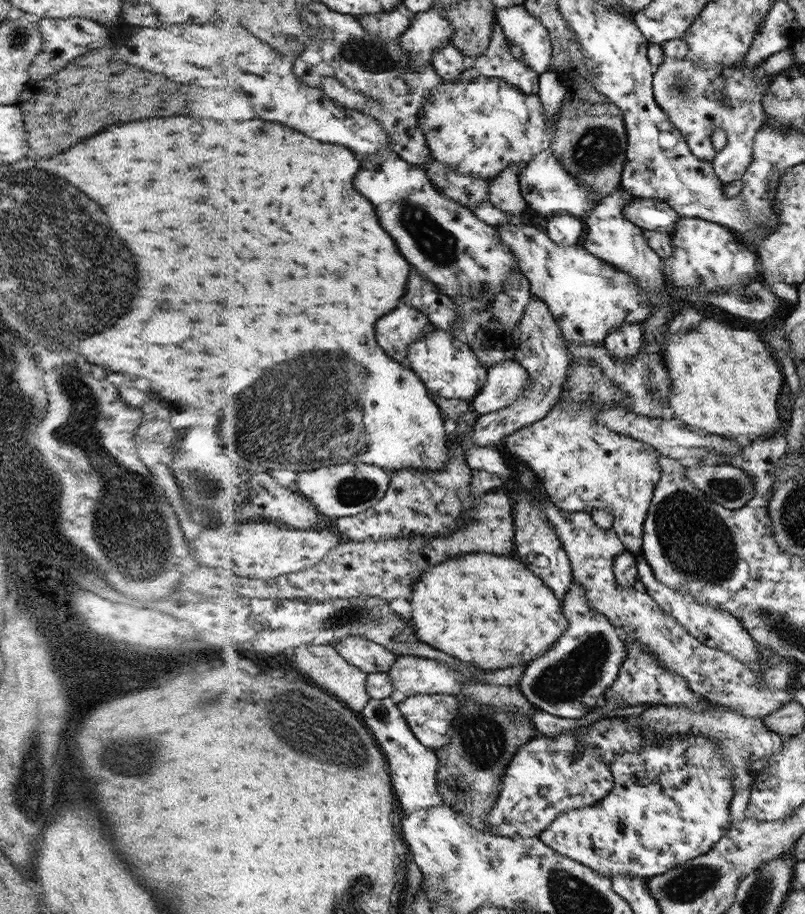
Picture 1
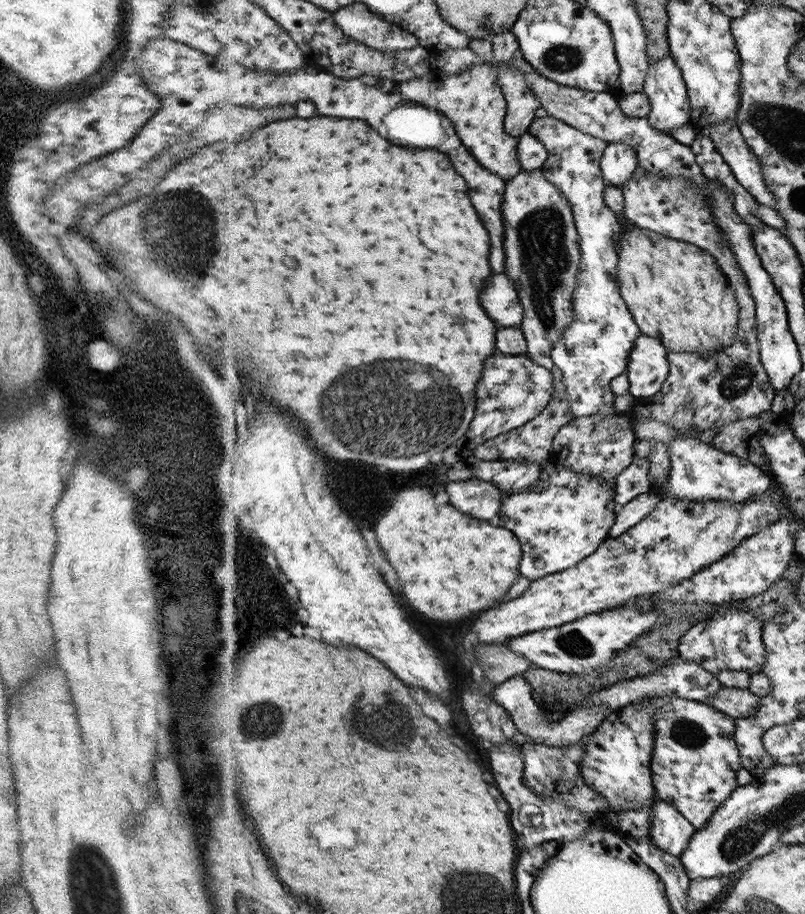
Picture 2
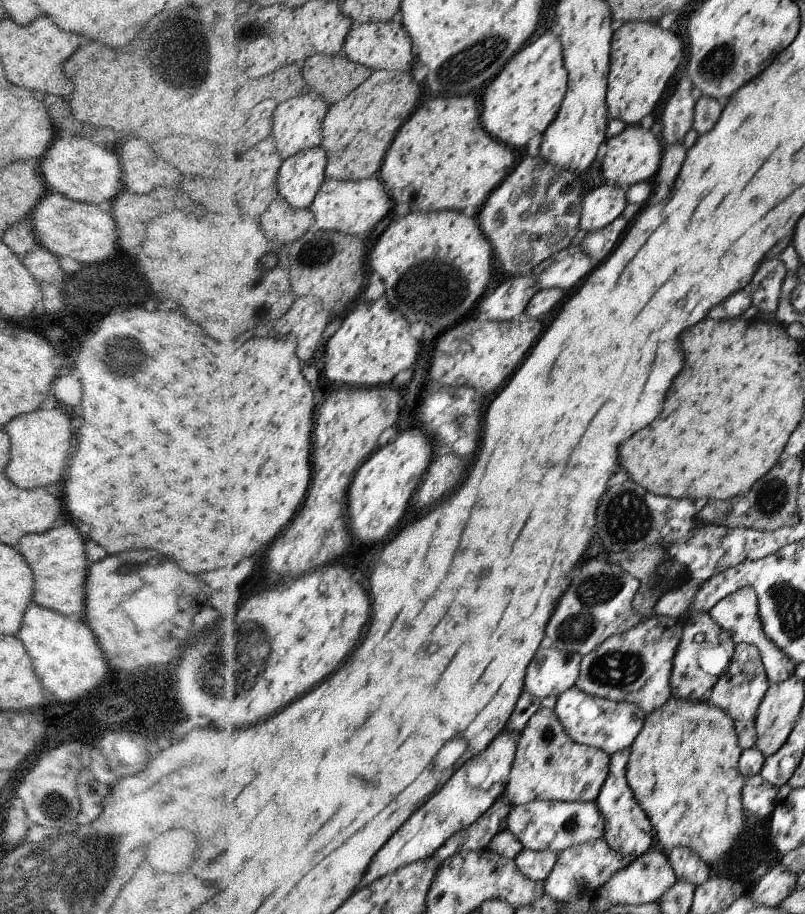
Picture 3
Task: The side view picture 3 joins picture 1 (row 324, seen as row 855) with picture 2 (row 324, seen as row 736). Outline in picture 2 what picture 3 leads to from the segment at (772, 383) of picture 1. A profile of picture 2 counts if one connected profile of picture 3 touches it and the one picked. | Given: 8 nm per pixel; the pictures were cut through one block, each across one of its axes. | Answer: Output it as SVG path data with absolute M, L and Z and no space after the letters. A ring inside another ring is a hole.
M644 228L624 231L619 239L618 251L619 290L642 334L660 339L668 352L696 353L702 357L710 357L734 344L738 337L739 302L730 280L713 255L703 247Z

